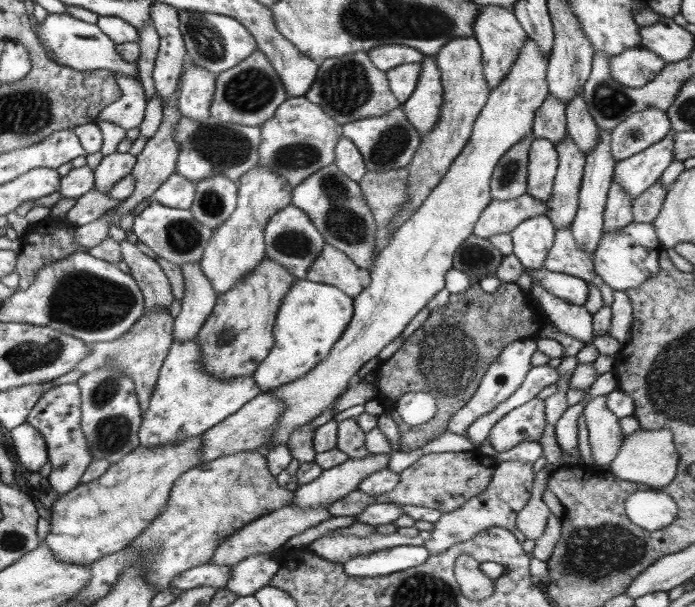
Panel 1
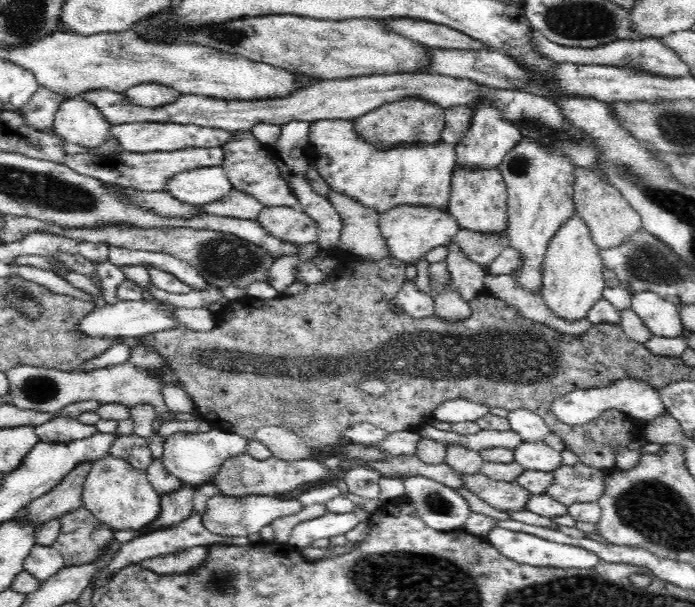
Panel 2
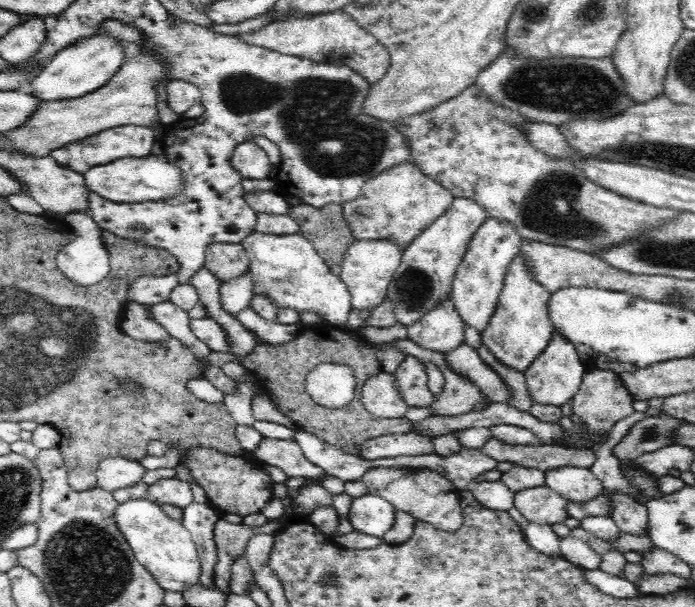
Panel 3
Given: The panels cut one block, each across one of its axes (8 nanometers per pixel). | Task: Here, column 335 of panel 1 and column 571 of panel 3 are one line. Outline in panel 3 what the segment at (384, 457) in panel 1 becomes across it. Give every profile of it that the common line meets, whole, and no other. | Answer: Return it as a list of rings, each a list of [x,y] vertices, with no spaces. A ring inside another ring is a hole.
[[[560,466],[545,471],[546,486],[567,501],[590,502],[602,494],[605,486],[588,468]]]

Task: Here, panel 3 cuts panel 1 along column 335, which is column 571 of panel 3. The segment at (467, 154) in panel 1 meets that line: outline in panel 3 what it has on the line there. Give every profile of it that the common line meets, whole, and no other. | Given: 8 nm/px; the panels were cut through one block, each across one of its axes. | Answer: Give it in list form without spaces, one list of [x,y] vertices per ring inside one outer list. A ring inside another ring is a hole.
[[[555,332],[547,350],[544,350],[524,372],[529,397],[536,404],[554,404],[562,408],[563,405],[571,403],[572,398],[576,396],[586,369],[576,352],[576,347],[570,341],[566,341],[560,333]]]

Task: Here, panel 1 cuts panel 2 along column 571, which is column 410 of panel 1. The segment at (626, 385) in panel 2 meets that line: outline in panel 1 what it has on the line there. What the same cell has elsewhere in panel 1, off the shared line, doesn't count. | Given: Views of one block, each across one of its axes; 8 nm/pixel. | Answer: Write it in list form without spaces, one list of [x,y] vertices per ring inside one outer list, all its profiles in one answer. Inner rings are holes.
[[[406,392],[394,404],[402,420],[410,426],[423,425],[428,422],[438,410],[436,398],[428,392]]]

